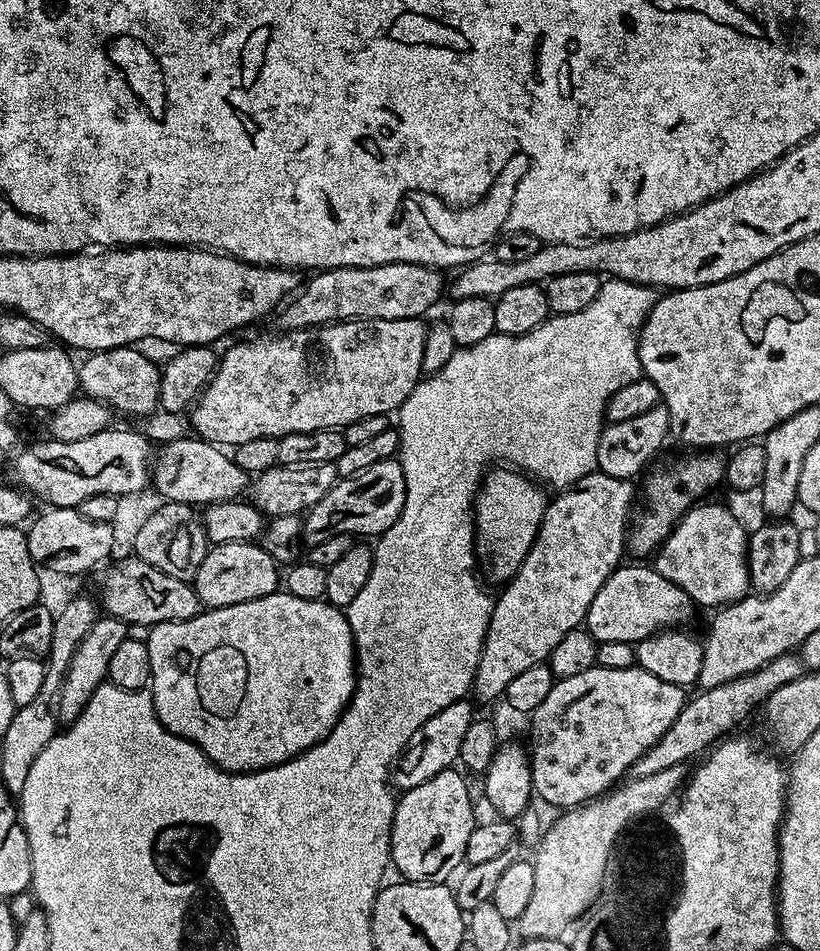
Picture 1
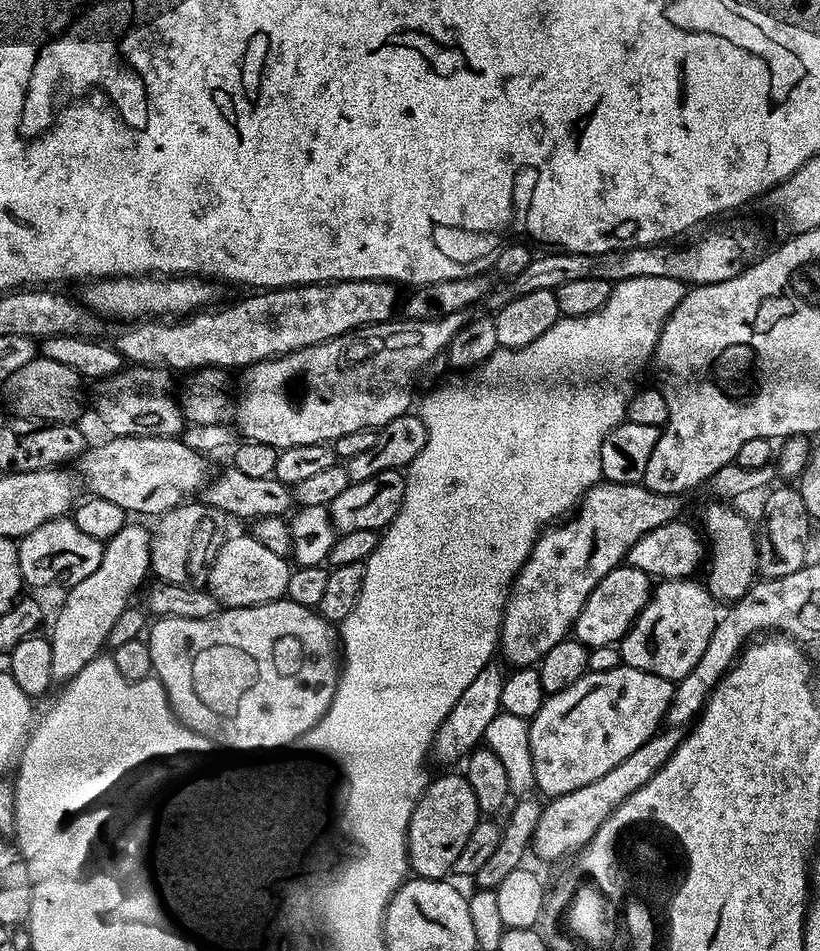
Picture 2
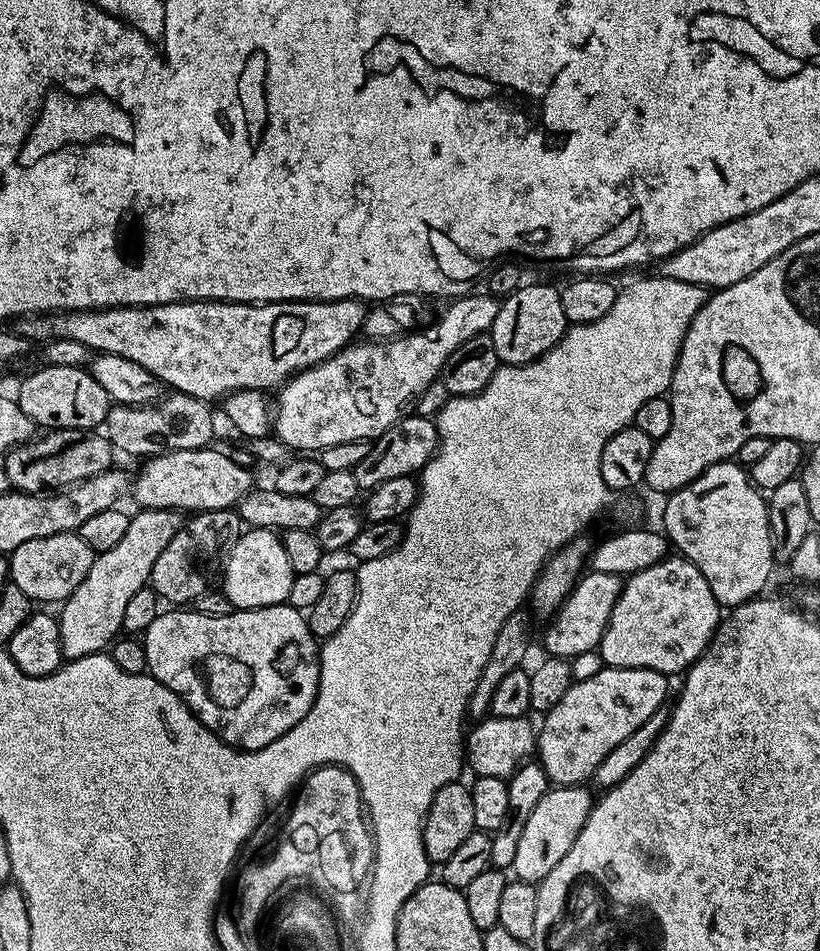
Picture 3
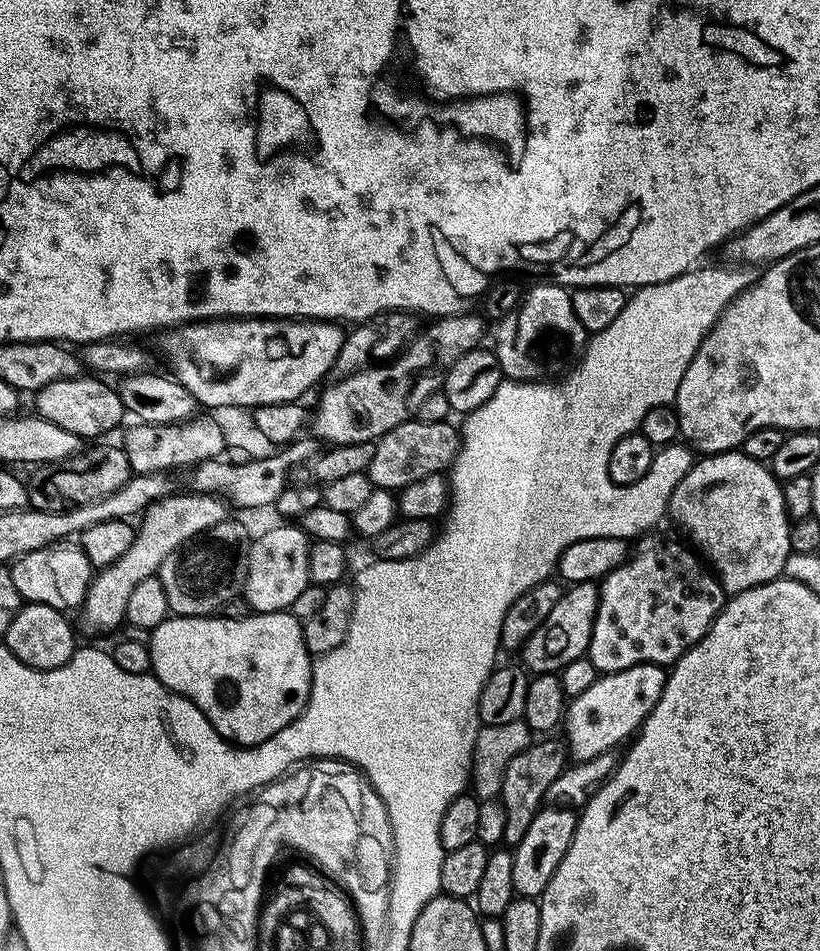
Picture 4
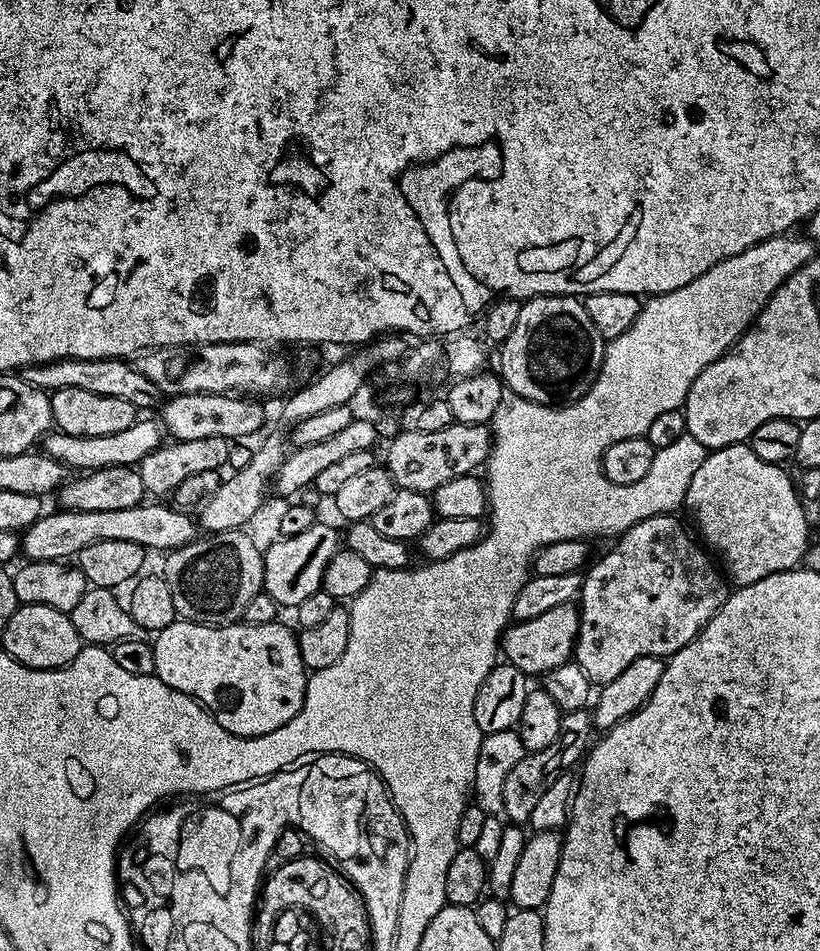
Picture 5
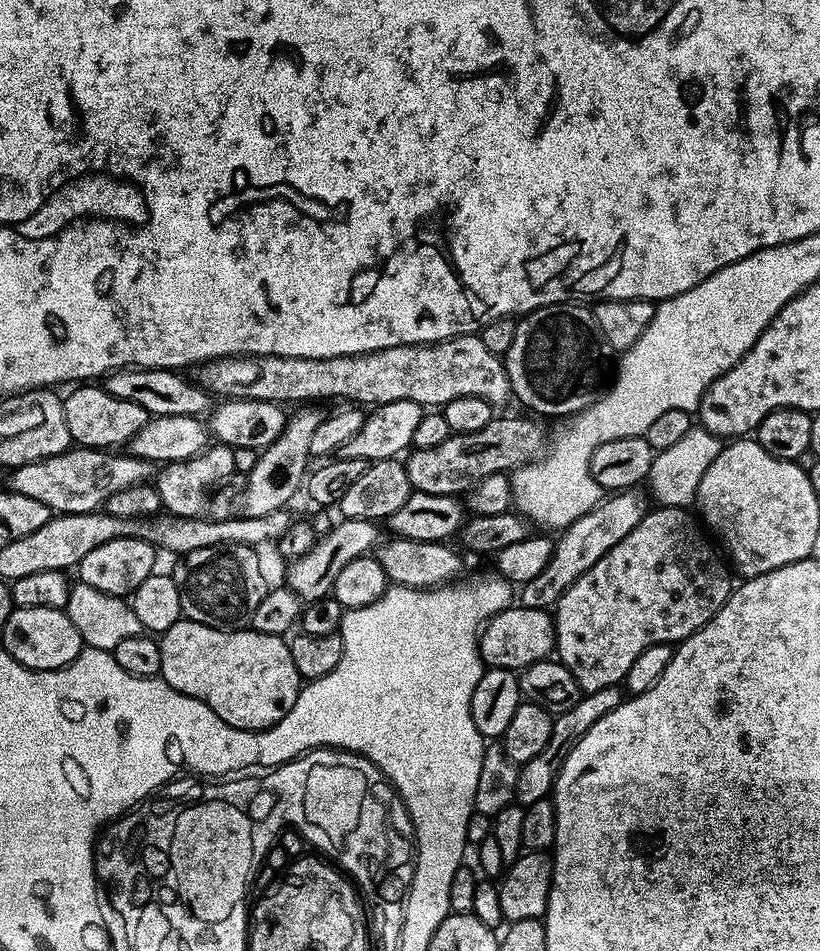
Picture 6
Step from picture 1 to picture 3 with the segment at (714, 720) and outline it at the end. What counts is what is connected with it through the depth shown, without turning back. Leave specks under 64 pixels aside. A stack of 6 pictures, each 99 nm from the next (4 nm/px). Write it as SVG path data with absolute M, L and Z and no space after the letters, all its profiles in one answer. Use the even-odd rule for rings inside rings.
M552 786L548 793L538 801L538 806L530 813L530 819L522 830L522 838L518 842L518 850L514 854L510 872L513 877L527 884L539 884L562 858L566 858L566 850L574 846L574 838L586 826L586 818L592 812L594 796L584 786Z

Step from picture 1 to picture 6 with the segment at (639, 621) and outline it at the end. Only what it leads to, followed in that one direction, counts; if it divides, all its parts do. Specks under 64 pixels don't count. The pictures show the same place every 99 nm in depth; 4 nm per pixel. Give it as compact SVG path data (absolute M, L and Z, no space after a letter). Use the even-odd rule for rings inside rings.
M509 606L484 625L479 633L480 658L488 668L523 670L539 660L547 660L556 646L556 626L551 611L543 608Z

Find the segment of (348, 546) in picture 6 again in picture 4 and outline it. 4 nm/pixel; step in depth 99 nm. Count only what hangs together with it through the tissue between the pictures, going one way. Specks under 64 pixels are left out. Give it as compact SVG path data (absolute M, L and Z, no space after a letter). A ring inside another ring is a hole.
M281 523L281 528L272 528L260 537L251 541L248 549L248 573L242 585L242 597L253 613L282 612L291 609L294 598L302 594L309 586L308 579L308 550L310 537L303 527L293 526L291 523Z

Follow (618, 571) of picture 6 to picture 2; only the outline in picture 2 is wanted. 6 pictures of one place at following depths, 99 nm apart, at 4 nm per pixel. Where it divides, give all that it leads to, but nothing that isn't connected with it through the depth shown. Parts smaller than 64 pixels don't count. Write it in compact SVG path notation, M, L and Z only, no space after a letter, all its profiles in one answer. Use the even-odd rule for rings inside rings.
M696 578L682 580L660 580L652 589L652 596L646 602L646 606L638 614L638 618L628 628L628 633L620 639L620 663L625 668L634 670L646 670L650 674L658 674L658 678L666 678L670 681L678 681L686 678L690 670L702 654L706 654L706 642L710 642L710 634L714 634L718 619L717 601L713 600L707 587L700 584Z

